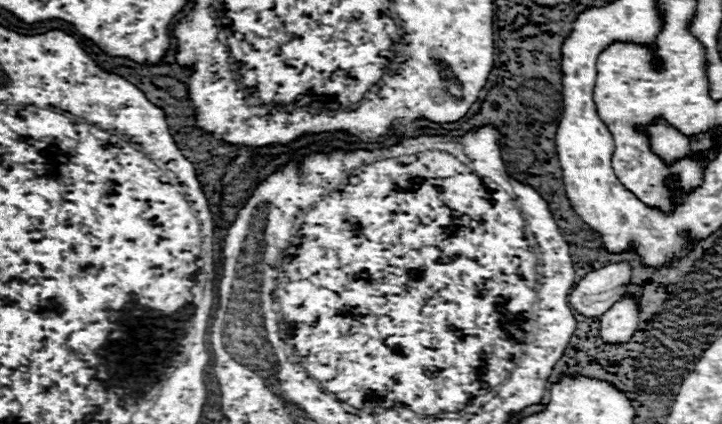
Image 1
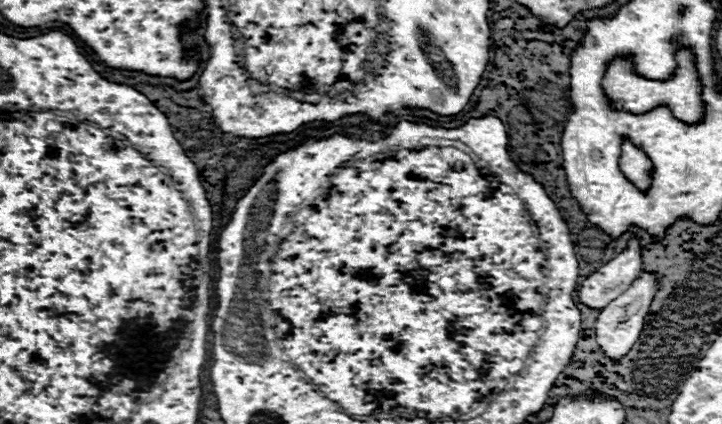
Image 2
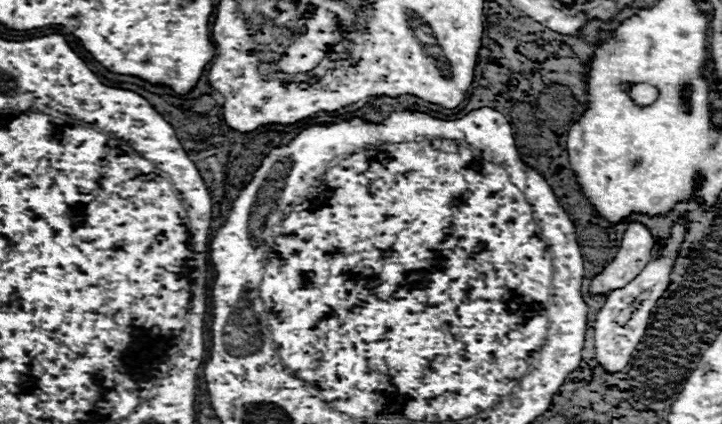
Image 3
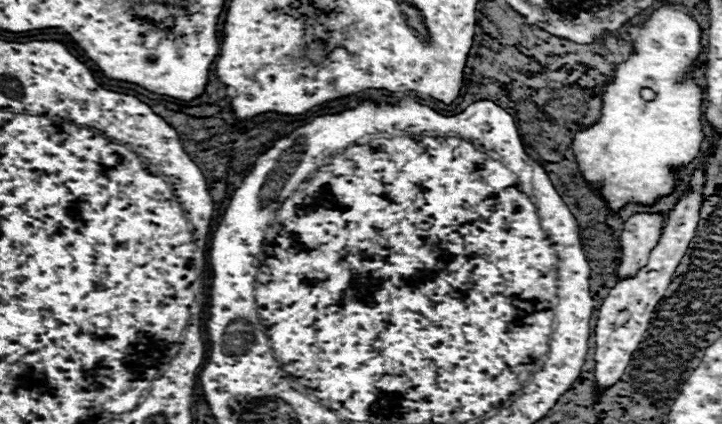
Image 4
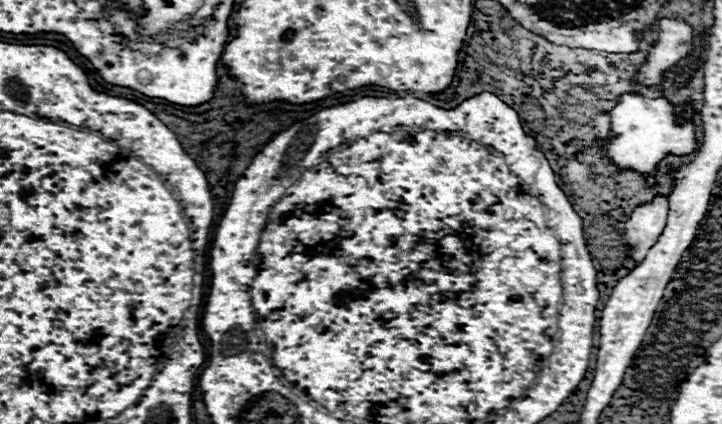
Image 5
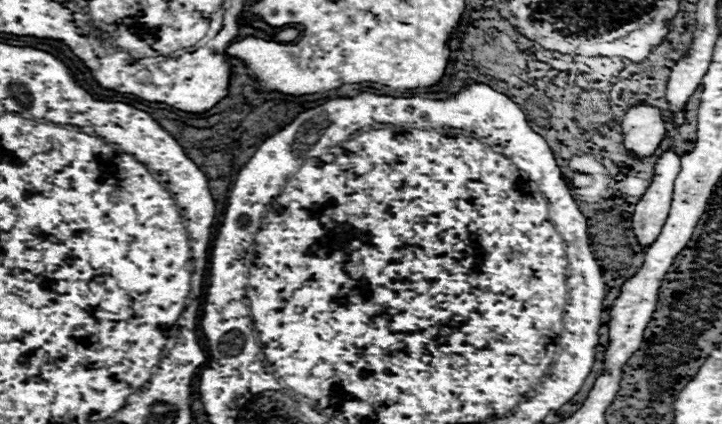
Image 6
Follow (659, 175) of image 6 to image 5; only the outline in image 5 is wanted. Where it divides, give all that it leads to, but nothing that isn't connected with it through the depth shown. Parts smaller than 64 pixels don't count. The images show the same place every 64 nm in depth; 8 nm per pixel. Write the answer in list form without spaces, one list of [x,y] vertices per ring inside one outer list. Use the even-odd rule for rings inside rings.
[[[654,198],[654,202],[638,206],[628,222],[624,224],[624,240],[628,246],[628,256],[636,262],[636,266],[646,258],[650,246],[658,242],[658,236],[662,234],[666,226],[668,216],[668,200],[666,198]]]

